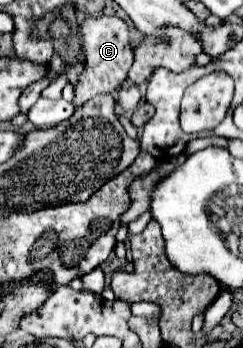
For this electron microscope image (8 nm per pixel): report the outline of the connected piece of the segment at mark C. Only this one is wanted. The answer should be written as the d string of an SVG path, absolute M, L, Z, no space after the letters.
M90 17L84 21L80 35L84 37L82 47L86 53L88 67L78 81L74 105L84 105L88 99L92 99L98 93L116 91L122 85L122 81L126 79L126 73L128 73L132 59L134 59L130 39L128 39L128 27L118 17Z

